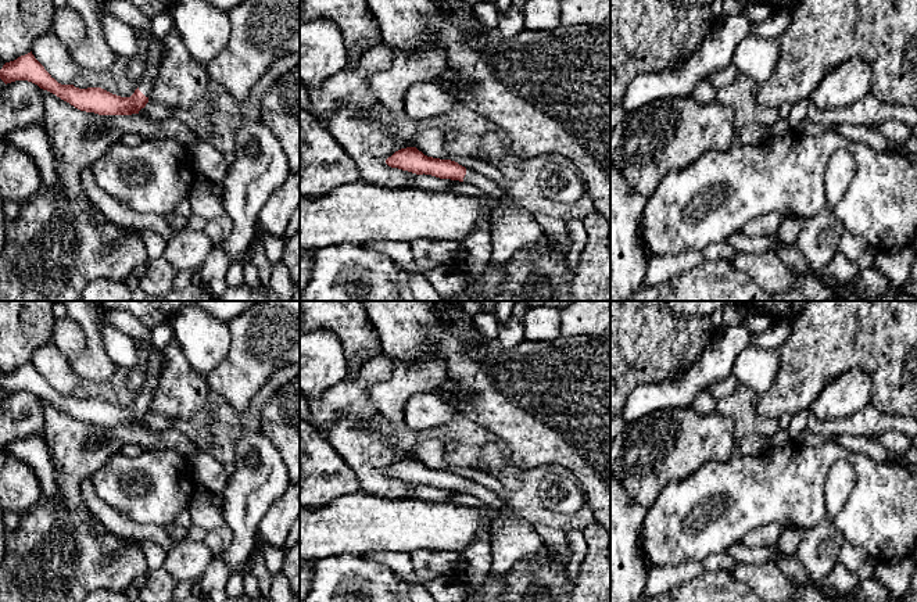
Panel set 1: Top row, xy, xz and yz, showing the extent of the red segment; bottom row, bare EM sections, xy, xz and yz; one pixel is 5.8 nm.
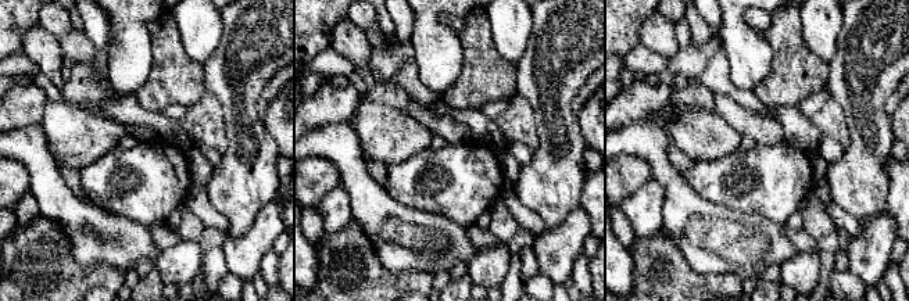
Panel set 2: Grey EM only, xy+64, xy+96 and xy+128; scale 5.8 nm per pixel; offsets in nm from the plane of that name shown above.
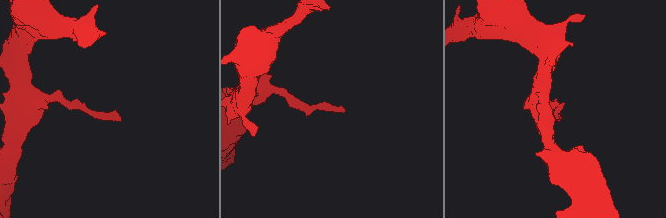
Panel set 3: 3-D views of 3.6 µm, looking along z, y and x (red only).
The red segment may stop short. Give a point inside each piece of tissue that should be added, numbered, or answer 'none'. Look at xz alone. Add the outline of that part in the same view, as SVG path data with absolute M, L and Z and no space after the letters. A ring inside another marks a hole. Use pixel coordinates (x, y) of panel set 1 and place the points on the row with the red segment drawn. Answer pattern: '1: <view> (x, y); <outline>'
1: xz (512, 229); M466 169L463 183L480 189L486 196L498 201L490 225L492 241L490 264L492 266L505 266L517 251L547 252L541 226L535 222L534 215L520 205L508 190L473 169Z

